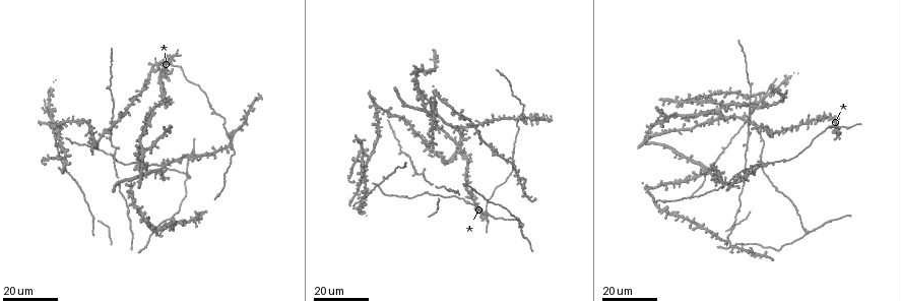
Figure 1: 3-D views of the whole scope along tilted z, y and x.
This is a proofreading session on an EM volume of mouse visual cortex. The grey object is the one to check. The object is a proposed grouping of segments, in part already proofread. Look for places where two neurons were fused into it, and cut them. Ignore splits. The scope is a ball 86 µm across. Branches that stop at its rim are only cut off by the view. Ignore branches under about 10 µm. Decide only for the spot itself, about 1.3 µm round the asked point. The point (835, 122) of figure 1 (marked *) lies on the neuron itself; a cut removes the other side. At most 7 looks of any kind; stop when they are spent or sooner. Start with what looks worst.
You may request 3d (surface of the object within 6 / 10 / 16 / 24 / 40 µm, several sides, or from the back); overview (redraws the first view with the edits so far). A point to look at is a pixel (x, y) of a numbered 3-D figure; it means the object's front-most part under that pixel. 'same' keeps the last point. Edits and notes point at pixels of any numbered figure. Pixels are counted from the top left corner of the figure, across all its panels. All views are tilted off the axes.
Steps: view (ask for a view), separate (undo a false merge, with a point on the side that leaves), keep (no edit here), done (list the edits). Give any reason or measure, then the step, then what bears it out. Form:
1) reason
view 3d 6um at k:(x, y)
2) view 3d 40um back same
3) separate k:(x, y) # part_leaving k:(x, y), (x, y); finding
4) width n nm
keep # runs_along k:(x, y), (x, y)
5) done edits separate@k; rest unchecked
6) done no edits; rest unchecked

view 3d 16um at 1:(226, 133)

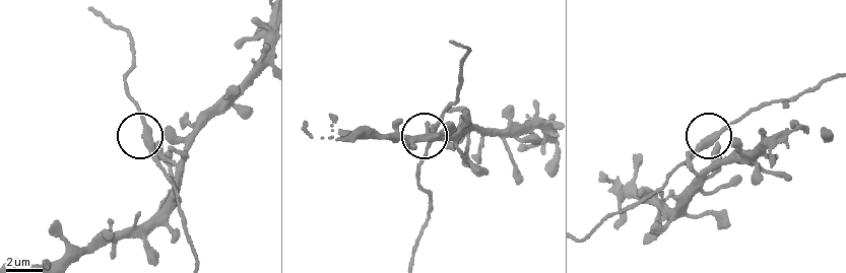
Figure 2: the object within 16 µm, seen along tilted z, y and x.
view 3d 6um at 2:(712, 137)

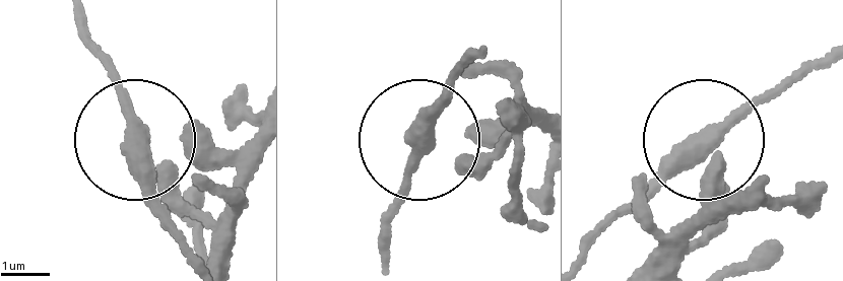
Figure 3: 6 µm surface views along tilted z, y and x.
width 300 nm
keep # runs_along 3:(383, 256), (416, 115), (458, 69); all the same neuron

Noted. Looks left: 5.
four or more arms meet
view 3d 16um at 1:(760, 100)

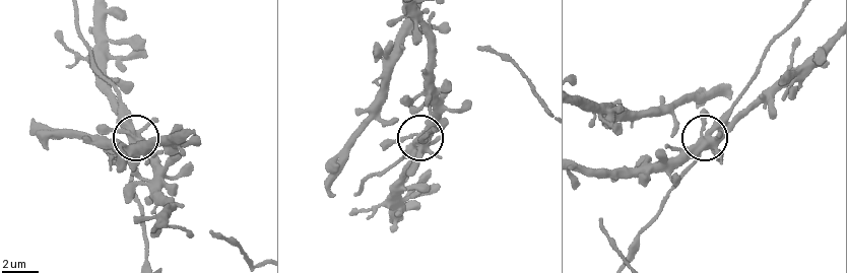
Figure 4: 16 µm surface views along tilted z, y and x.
view 3d 6um at 4:(700, 154)

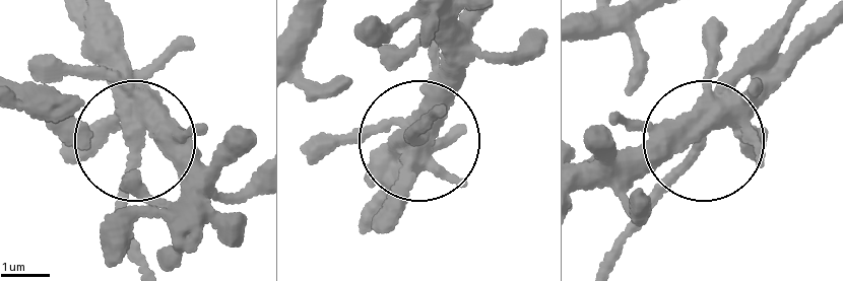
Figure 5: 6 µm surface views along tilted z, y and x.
width 350 nm
keep # continuous, no second neuron

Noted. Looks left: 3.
thin arm on a thick one
view 3d 24um at 1:(840, 126)

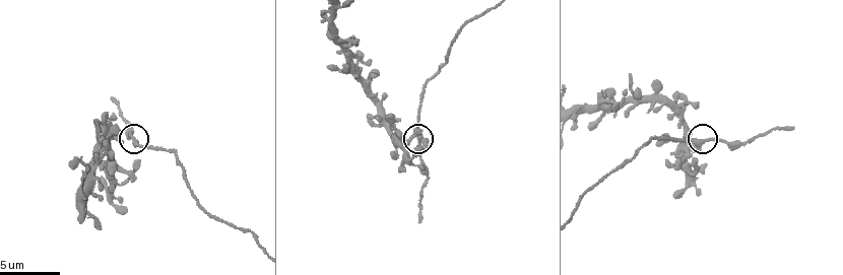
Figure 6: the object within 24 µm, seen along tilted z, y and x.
view 3d 10um at 6:(135, 142)

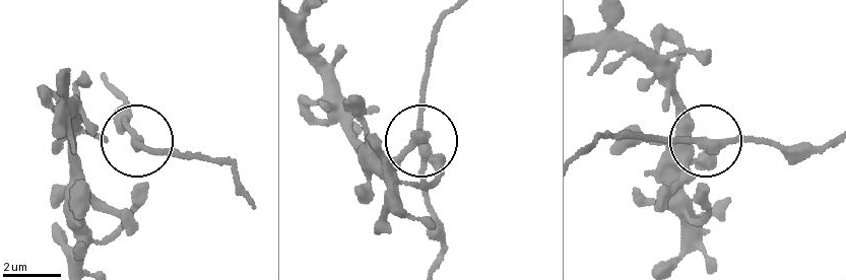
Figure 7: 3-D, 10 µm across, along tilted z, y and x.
keep # runs_along 7:(346, 120), (370, 169), (430, 183), (421, 111), (427, 76); one neuron here

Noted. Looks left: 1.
done no edits; rest unchecked

